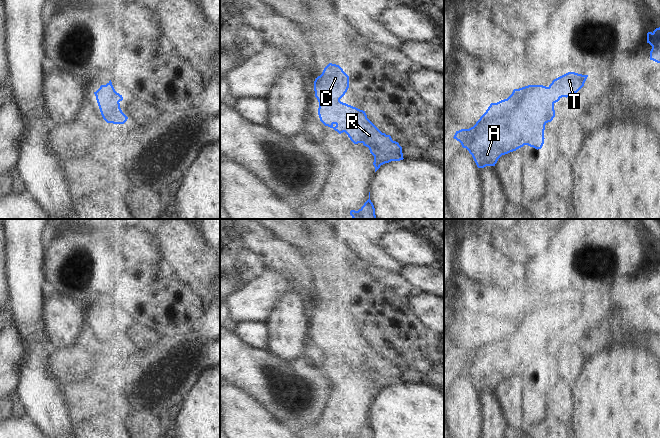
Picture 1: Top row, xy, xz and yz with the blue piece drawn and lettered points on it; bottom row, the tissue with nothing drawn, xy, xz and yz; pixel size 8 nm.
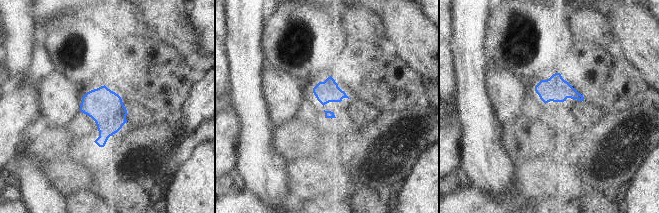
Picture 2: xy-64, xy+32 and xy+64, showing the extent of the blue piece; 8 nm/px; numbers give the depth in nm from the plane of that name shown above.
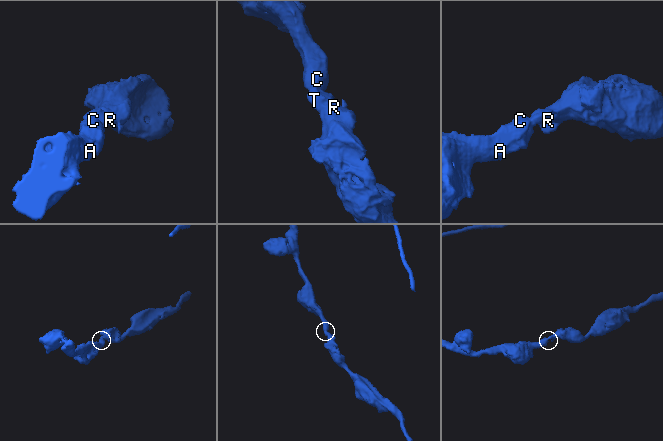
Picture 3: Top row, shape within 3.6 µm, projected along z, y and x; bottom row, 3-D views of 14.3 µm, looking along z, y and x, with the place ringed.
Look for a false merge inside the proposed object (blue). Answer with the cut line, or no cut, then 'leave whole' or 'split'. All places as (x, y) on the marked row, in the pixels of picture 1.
cut none; leave whole

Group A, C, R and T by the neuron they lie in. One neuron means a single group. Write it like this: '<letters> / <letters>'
A C R T

